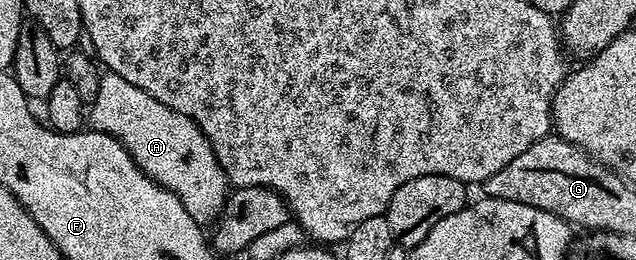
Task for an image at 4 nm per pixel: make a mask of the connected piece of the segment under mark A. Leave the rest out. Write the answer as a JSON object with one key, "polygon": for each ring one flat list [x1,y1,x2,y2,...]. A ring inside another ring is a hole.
{"polygon":[[104,71,100,75,98,95,90,104,90,125,95,132,105,133,118,139,122,143,122,147,126,147,126,151,130,151,134,163,138,163,138,167,145,175,176,195,182,203,182,207,186,207,186,211,190,211,190,215,195,221,212,223,219,217,220,210,224,208,228,199,230,182,214,155,208,136,200,130,198,123,194,123,194,119,166,107,166,103,158,103,158,99,154,99,154,95,142,91,142,87,134,87,134,83,126,83,126,79,122,79,122,75]]}

